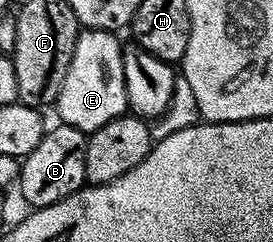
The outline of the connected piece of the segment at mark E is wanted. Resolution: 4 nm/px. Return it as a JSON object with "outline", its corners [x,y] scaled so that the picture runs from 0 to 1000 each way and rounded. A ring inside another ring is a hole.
{"outline":[[[319,120],[289,132],[278,211],[264,211],[256,302],[234,310],[205,455],[223,512],[260,517],[319,558],[348,550],[381,508],[465,463],[454,360],[451,174],[432,174],[414,132],[385,120]]]}

